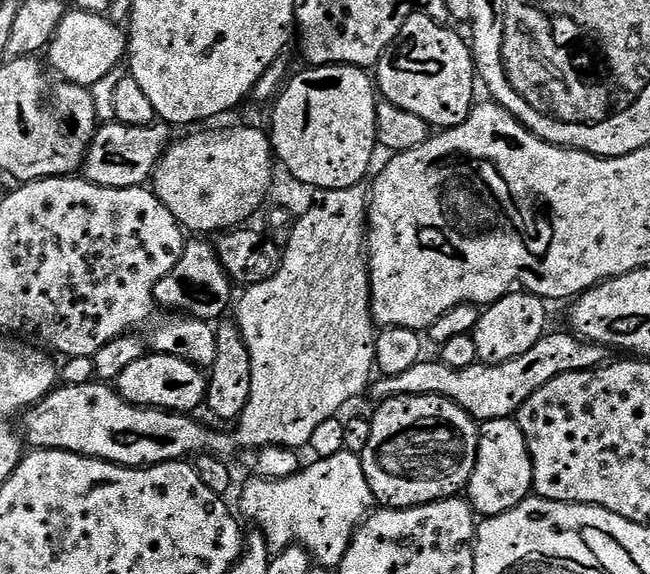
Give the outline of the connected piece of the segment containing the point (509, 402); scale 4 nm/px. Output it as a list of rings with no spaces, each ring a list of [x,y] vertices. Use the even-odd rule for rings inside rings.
[[[549,331],[526,354],[501,364],[475,363],[465,368],[451,368],[439,359],[421,359],[402,374],[385,376],[371,385],[373,401],[388,400],[391,396],[442,396],[452,400],[477,422],[512,418],[520,407],[546,382],[571,372],[590,372],[605,363],[606,350],[601,344],[592,344],[568,332]]]

